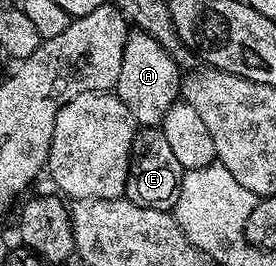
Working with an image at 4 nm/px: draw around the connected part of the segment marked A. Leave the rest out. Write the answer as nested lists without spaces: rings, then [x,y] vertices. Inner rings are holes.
[[[138,31],[128,32],[115,94],[129,108],[136,124],[143,127],[158,126],[180,98],[181,66],[171,58],[169,51],[165,51],[165,47],[161,47],[161,43],[157,43],[157,39],[153,39],[153,35]]]

